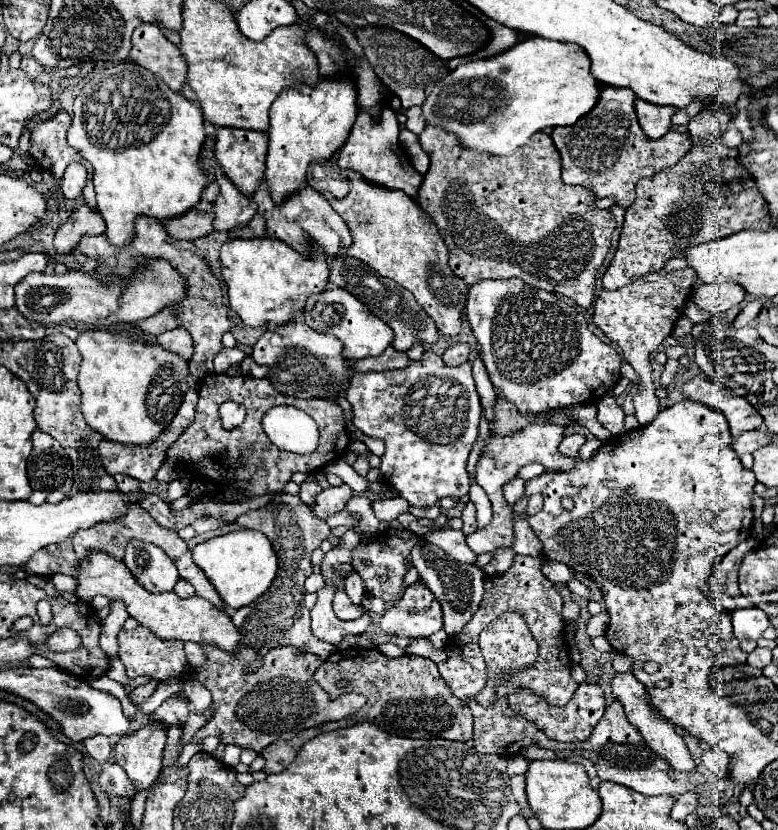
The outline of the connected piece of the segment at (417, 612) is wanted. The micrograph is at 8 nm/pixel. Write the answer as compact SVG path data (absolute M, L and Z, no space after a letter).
M417 580L405 588L403 596L389 610L385 610L379 626L391 636L429 638L433 632L443 628L441 606L433 592Z

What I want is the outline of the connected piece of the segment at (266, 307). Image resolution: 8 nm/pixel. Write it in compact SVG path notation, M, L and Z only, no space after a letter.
M261 236L261 238L253 238L253 240L241 240L241 238L231 240L229 238L221 246L221 278L227 284L231 308L239 314L239 318L247 326L263 326L263 324L279 326L279 324L293 320L295 314L299 310L303 310L305 300L313 292L325 290L327 278L329 278L329 266L325 262L325 254L321 254L321 250L317 250L317 246L311 246L309 256L301 256L301 254L297 254L297 250L293 250L285 242L273 240L269 236Z

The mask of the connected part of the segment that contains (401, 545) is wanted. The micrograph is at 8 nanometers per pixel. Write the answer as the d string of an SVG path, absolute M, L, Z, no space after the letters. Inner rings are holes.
M379 534L377 540L373 542L367 542L367 544L359 544L353 552L353 568L355 572L363 578L365 582L365 588L369 594L377 596L377 598L383 598L385 602L391 602L391 600L397 600L399 592L401 592L401 586L403 586L403 576L407 572L407 566L405 566L405 558L407 554L411 552L411 546L415 546L417 538L411 538L411 540L401 540L401 538L395 538L389 534ZM363 558L367 558L367 564L363 562ZM379 576L389 576L387 582L381 582Z

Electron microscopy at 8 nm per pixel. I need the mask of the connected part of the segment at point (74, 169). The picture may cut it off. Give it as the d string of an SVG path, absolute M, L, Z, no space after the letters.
M69 164L63 176L63 184L61 184L61 192L65 194L67 200L77 200L85 188L87 182L87 170L83 164Z

